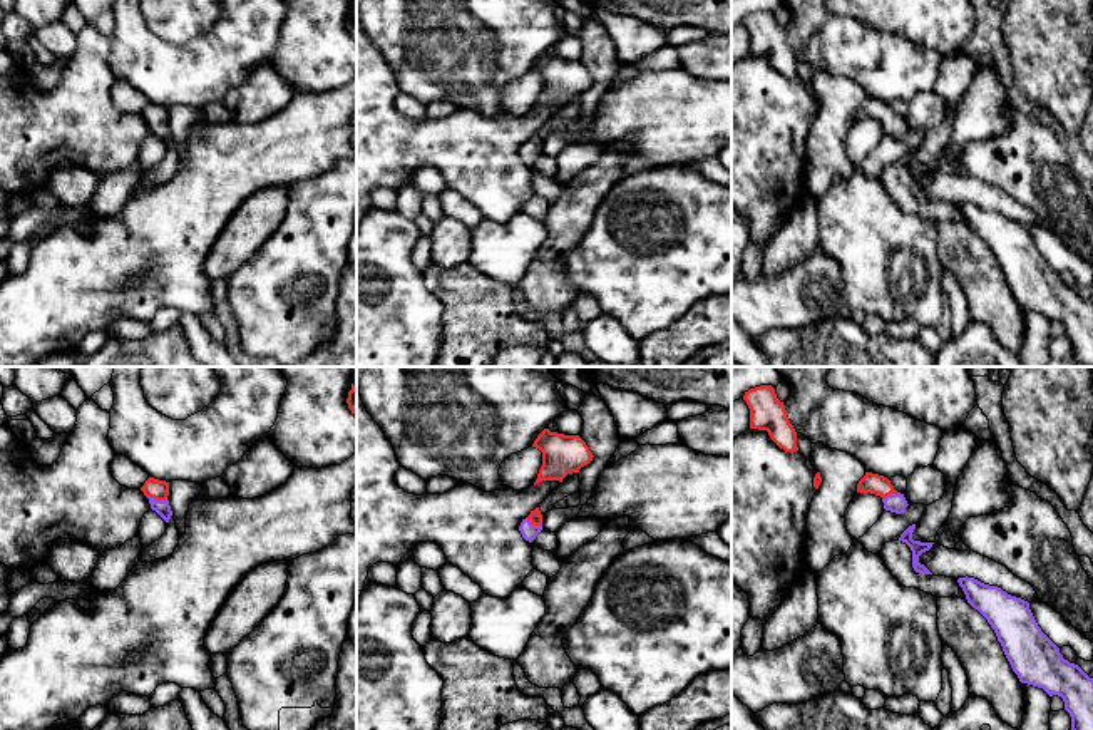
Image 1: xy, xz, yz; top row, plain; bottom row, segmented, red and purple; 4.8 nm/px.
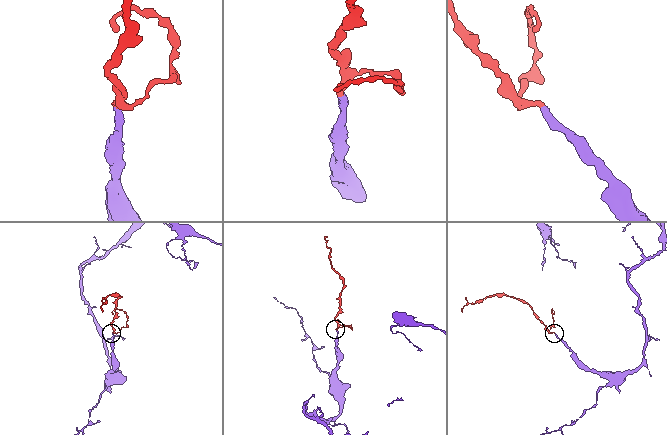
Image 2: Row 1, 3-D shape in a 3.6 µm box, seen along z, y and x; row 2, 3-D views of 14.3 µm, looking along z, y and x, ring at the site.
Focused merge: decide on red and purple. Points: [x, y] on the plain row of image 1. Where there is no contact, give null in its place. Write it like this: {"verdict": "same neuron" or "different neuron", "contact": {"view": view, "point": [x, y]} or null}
{"verdict": "same neuron", "contact": {"view": "xy", "point": [158, 124]}}

